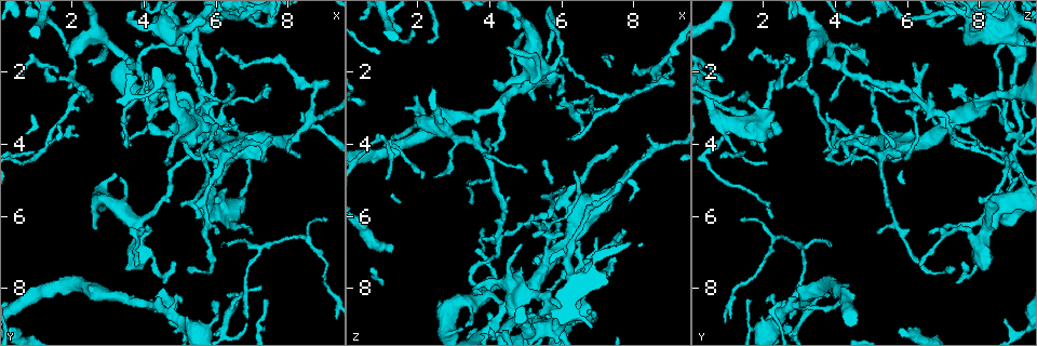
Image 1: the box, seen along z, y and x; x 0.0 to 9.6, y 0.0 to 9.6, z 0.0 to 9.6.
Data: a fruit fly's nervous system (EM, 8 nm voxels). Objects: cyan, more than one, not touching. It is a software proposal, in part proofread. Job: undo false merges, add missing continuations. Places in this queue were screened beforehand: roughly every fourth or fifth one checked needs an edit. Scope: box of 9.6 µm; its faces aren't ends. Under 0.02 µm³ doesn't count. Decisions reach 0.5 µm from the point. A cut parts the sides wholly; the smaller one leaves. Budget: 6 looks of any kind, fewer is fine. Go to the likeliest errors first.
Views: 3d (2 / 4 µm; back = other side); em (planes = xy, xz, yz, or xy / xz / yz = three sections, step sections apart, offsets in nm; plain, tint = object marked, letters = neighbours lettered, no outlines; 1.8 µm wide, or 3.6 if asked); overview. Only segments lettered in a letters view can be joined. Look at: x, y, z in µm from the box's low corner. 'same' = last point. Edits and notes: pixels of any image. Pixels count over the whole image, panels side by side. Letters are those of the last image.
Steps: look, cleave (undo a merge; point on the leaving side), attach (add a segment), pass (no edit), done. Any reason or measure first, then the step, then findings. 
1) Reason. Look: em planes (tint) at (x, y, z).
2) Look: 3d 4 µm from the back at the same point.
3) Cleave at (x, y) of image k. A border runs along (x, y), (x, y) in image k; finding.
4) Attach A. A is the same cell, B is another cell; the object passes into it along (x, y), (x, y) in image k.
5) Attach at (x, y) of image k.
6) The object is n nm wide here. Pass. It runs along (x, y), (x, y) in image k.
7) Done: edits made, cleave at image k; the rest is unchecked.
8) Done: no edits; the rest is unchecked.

Branch stops here. Look: em yz step 4 (letters) at (5.95, 5.70, 8.00).

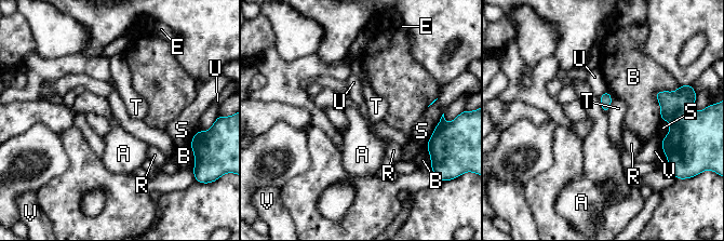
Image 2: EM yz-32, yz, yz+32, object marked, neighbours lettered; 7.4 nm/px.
Pass. A, B, E, R, S, T, U and V are other cells; a border runs along (598, 99), (601, 109), (605, 114) in image 2; no lettered segment goes on from it.

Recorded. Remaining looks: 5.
Free end. Look: 3d 4 µm at (7.90, 4.20, 2.05).

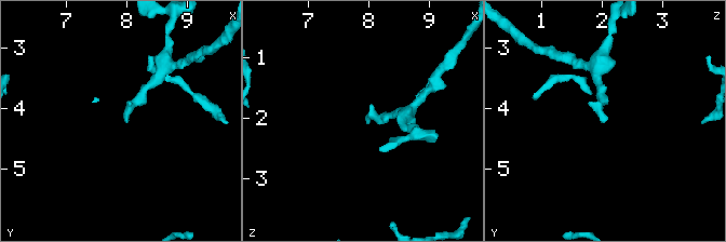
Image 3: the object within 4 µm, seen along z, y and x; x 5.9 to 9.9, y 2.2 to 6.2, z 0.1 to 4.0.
Shape alone is not enough. Look: em xy step 16 (tint) at (7.90, 4.15, 2.00).

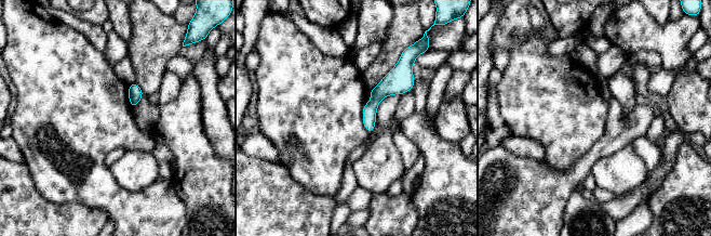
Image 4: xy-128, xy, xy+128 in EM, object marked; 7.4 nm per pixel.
Cut it another way. Look: em planes (letters) at the same point.

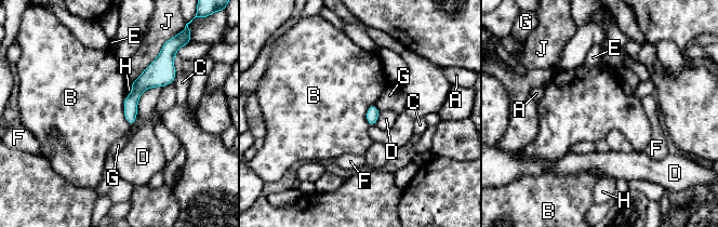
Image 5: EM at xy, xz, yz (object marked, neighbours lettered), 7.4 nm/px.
Pass. A, B, C, D, E, F, G, H and J are other cells; none of them fits.

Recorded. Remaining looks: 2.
Look: em planes (letters) at (4.30, 2.85, 6.50).

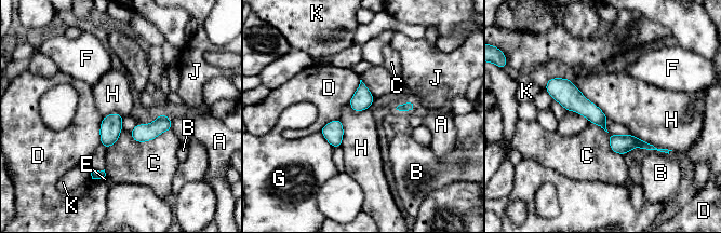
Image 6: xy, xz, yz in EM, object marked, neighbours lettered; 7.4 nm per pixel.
Pass. A, B, C, D, E, F, G, H, J and K are other cells; it runs along (548, 85), (617, 142), (650, 147) in image 6; continuous, no second cell.

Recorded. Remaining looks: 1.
Done: no edits; the rest is unchecked.

